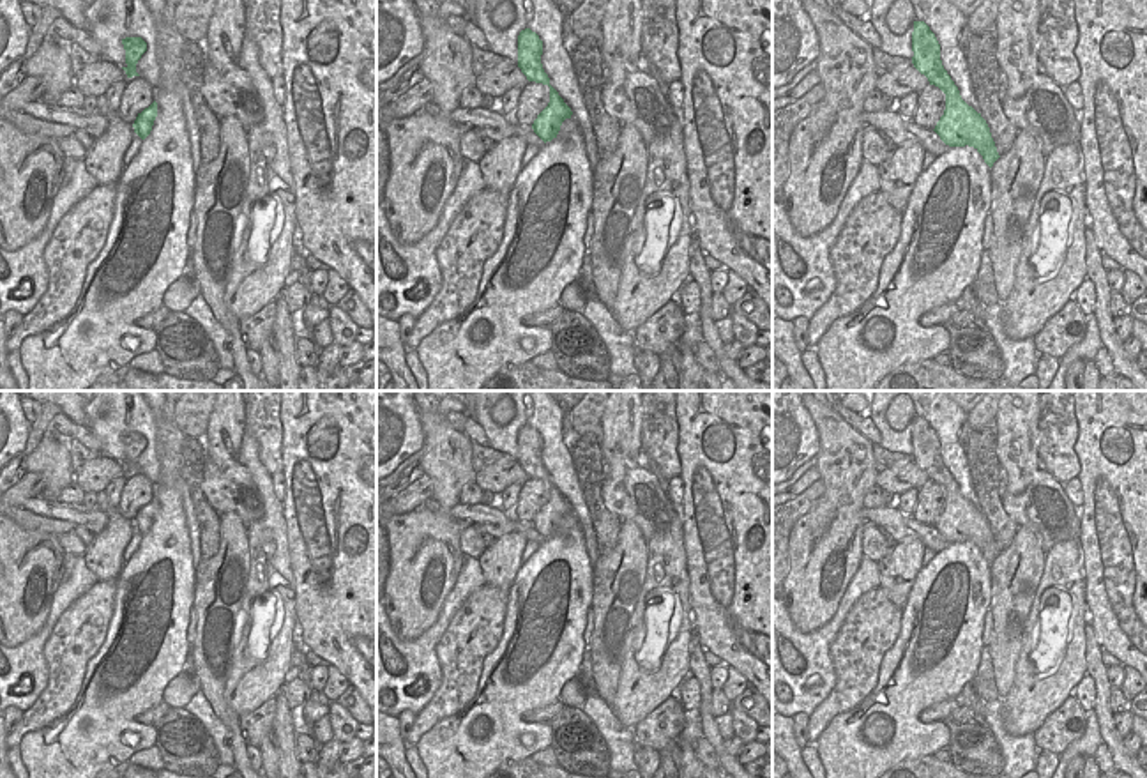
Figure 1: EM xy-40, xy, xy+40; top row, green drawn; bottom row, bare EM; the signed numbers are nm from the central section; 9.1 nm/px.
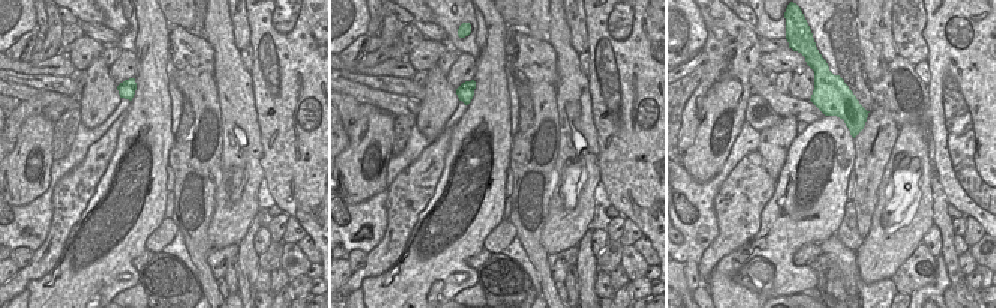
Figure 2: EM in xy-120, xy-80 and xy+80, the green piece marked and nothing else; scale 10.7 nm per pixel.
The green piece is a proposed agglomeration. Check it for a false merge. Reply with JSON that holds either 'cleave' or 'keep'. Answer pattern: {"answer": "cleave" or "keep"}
{"answer": "keep"}

